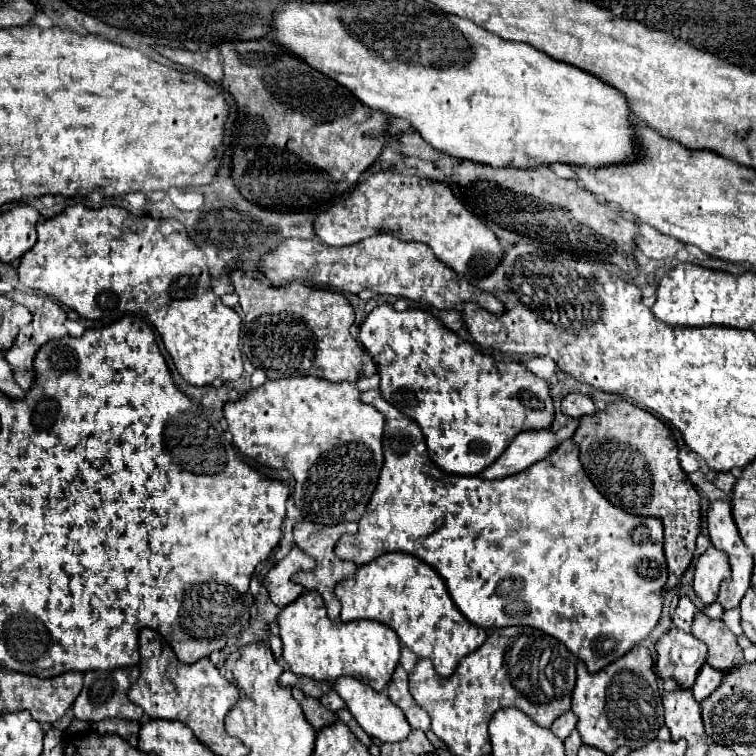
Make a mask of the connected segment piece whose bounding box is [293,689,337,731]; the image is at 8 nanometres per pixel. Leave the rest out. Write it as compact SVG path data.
M293 689L293 697L299 701L303 713L305 713L305 719L311 723L311 727L315 731L319 731L321 727L327 727L331 723L337 721L337 715L333 711L327 711L319 699L313 699L313 697L305 697L305 693L301 693L301 689Z

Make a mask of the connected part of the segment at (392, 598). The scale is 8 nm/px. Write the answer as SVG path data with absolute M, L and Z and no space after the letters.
M383 553L381 557L377 557L371 563L359 565L357 573L345 581L339 581L335 585L335 595L341 601L341 621L357 621L357 619L375 619L379 623L389 625L401 639L401 643L405 647L409 647L419 659L427 657L433 661L435 671L441 677L449 677L455 673L459 661L475 651L481 643L485 643L487 633L485 629L473 625L469 619L465 619L465 615L457 609L457 605L453 603L445 581L423 561L419 561L413 555L405 555L405 553Z

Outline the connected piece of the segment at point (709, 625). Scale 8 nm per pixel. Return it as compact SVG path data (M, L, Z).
M697 613L691 633L709 647L707 663L713 669L727 671L743 663L743 651L737 643L737 637L725 627L721 619L711 619L705 613Z

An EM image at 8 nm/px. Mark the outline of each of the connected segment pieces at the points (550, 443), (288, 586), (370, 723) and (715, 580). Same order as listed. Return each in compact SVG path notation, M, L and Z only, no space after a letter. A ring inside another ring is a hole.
M545 429L519 433L505 449L505 453L493 465L489 465L489 469L485 469L485 473L481 473L479 477L493 481L515 475L527 469L529 465L533 465L535 461L547 457L557 445L559 441L553 435L549 435Z
M293 547L289 551L289 555L285 559L281 559L265 577L265 587L269 591L269 597L275 605L279 607L285 607L289 605L291 601L295 601L301 593L303 593L303 587L293 583L291 577L301 571L301 569L313 569L315 567L315 561L313 557L309 557L305 551Z
M339 677L333 687L341 695L341 699L347 703L347 709L353 713L353 717L357 719L357 723L363 727L363 731L369 737L395 743L395 741L403 741L409 735L411 727L409 727L405 715L401 713L401 709L397 705L393 705L389 701L389 697L385 693L377 693L377 691L369 689L369 685L365 685L359 679L353 679L353 677Z
M709 547L697 561L695 561L695 577L693 577L693 589L697 597L711 605L717 601L717 593L723 581L729 579L729 563L723 551Z

